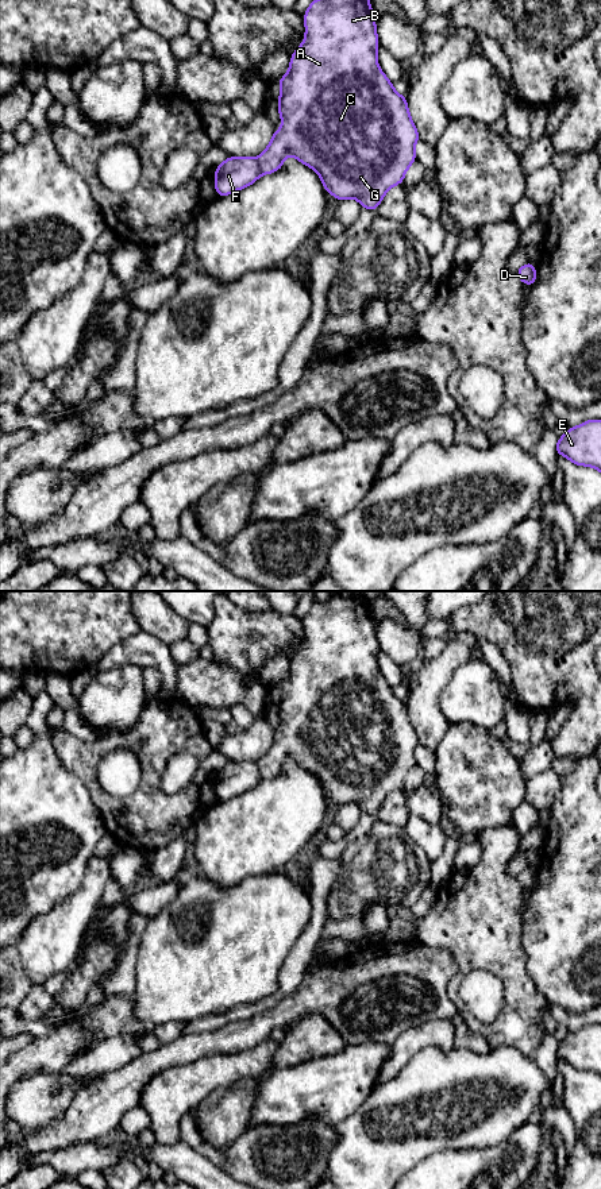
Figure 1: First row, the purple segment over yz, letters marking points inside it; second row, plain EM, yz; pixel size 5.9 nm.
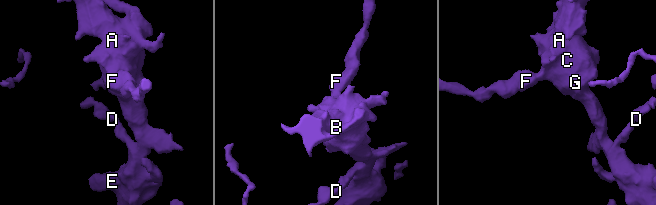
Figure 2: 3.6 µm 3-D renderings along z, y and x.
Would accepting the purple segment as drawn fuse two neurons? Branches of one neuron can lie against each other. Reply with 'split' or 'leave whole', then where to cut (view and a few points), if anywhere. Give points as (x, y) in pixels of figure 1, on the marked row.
split; cut yz (255, 159), (262, 173)

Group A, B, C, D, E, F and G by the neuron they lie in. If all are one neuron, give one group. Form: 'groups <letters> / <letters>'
groups A B C D E G / F

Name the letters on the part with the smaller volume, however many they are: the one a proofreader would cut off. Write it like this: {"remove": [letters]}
{"remove": ["F"]}

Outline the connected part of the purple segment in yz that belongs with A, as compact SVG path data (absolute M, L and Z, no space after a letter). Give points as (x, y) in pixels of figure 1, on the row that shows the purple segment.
M313 0L303 16L305 39L292 54L288 73L278 80L282 128L274 130L271 142L257 162L262 174L271 174L290 154L317 173L327 193L339 201L357 198L362 208L375 212L386 192L404 182L408 167L416 161L415 144L420 136L405 96L394 90L378 66L380 42L370 0Z

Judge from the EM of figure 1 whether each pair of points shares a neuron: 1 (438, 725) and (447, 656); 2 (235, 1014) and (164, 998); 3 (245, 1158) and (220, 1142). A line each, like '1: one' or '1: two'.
1: one
2: two
3: two

